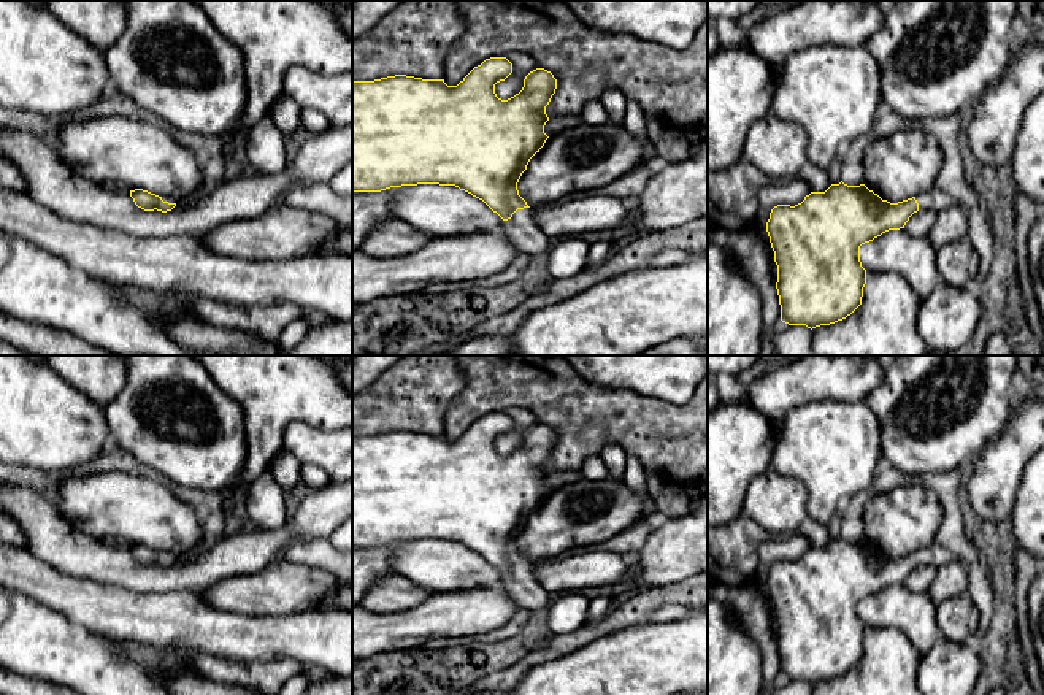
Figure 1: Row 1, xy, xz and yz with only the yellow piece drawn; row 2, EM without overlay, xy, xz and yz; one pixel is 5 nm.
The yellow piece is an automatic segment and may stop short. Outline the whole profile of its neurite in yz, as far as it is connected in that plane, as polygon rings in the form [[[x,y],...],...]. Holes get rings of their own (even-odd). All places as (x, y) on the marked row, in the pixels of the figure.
[[[831,184],[825,192],[811,192],[795,206],[777,205],[771,209],[766,232],[777,265],[777,295],[781,321],[789,325],[816,328],[850,316],[860,305],[866,270],[860,262],[860,246],[889,230],[904,228],[919,209],[941,211],[957,202],[938,186],[917,197],[890,203],[865,184]]]

